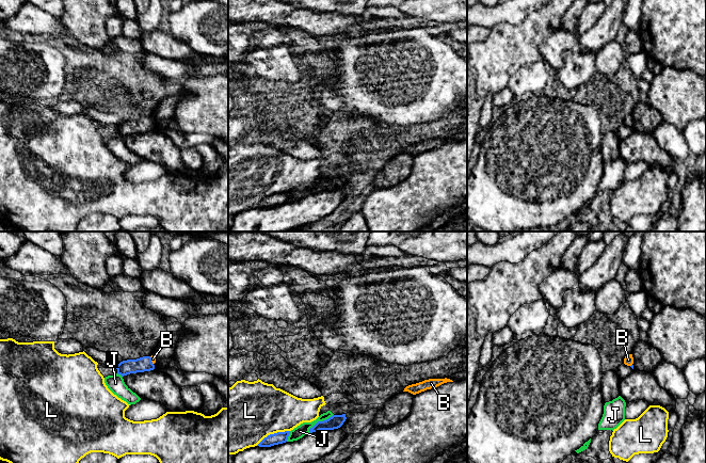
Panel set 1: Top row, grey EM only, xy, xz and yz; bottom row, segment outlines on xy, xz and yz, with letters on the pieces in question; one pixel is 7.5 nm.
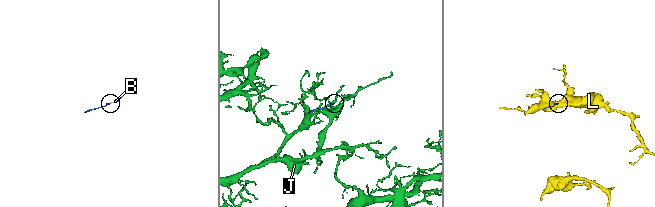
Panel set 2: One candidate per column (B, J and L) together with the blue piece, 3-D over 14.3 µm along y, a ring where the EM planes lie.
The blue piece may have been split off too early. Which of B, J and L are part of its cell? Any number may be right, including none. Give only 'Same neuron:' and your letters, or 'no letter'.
Same neuron: B

